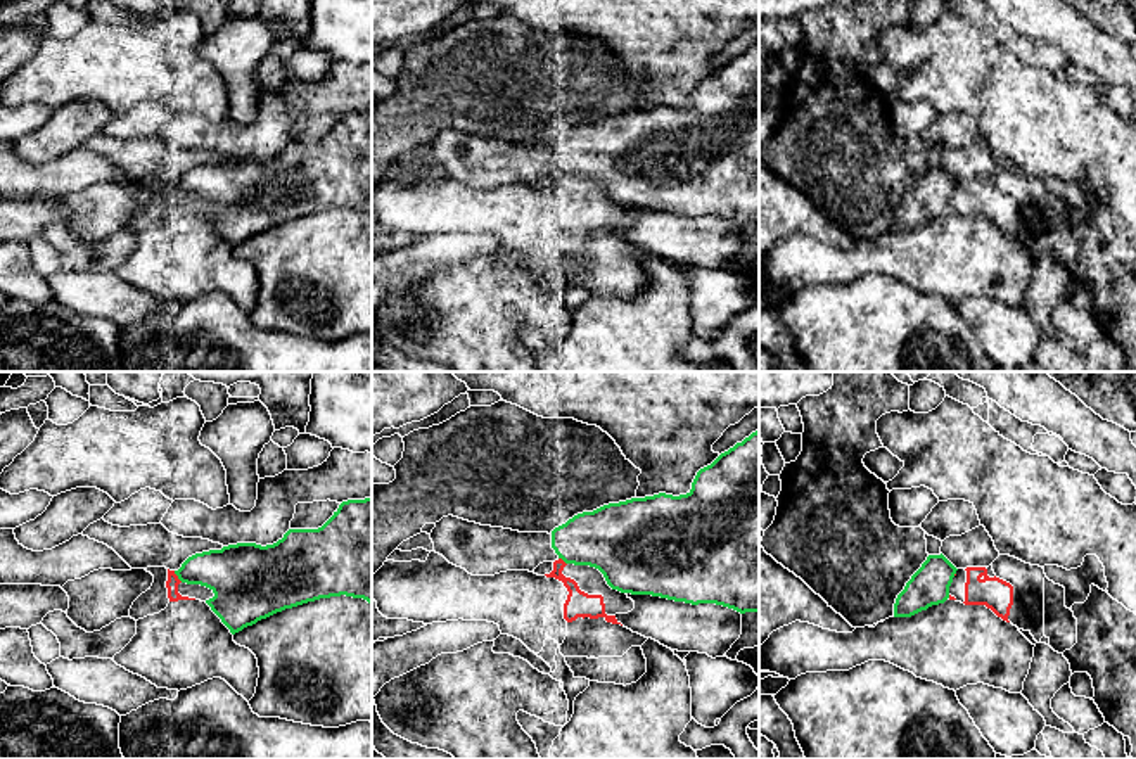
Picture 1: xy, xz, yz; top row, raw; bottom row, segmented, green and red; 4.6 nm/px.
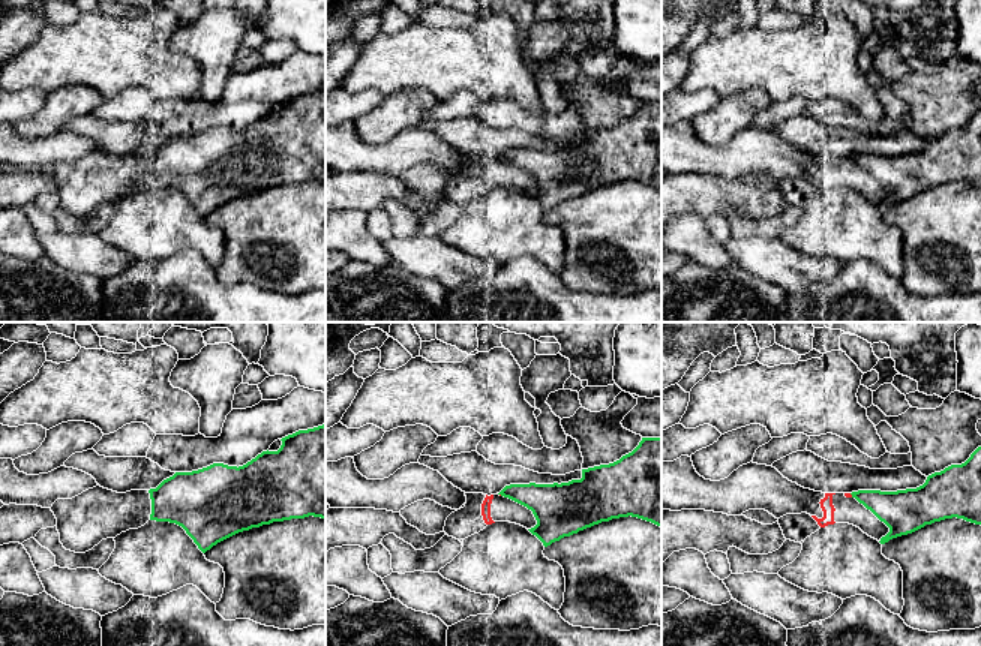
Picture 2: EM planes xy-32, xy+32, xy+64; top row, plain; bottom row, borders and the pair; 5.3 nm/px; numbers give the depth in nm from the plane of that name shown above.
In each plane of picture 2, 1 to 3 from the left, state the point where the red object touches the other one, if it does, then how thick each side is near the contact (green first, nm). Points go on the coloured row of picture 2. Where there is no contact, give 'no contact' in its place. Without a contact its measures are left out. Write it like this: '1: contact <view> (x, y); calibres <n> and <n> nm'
1: no contact
2: no contact
3: contact xy+64 (851, 493); calibres 190 and 30 nm

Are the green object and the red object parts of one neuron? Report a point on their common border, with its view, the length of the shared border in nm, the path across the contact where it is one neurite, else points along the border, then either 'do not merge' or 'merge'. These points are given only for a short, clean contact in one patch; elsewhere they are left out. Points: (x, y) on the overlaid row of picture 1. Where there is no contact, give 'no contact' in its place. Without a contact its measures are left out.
meets green in xy at (177, 574); contact 70 nm long; do not merge

